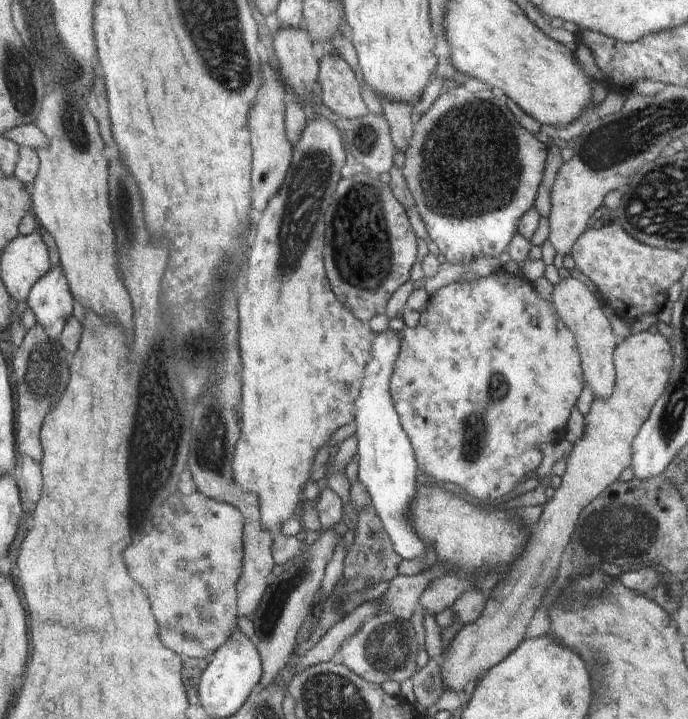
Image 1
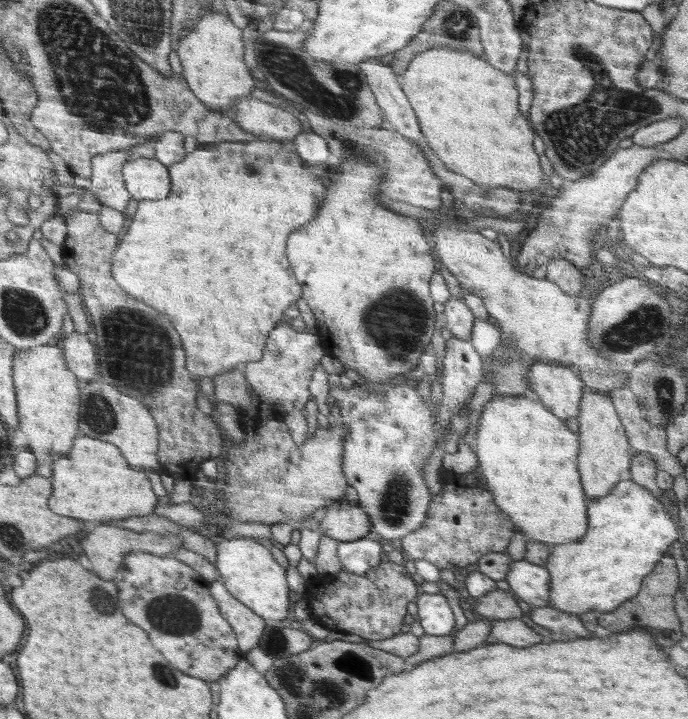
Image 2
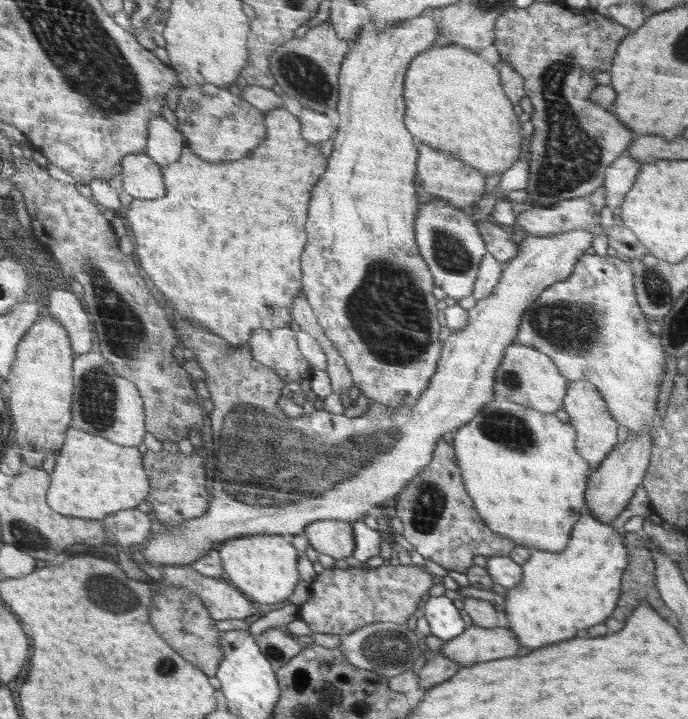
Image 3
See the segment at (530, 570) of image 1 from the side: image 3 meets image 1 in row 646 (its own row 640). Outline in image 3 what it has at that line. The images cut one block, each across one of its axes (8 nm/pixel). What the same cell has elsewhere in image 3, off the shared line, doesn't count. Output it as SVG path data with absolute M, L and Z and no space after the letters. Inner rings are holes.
M473 624L464 629L462 634L445 641L441 646L440 653L443 654L443 656L447 656L450 660L455 660L460 664L460 667L462 667L514 656L520 647L518 636L516 636L515 632L512 632L510 628L482 628Z

